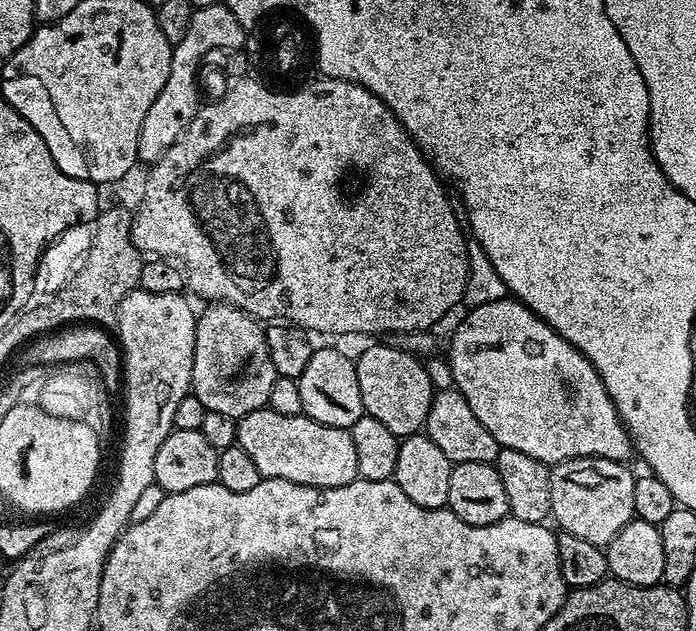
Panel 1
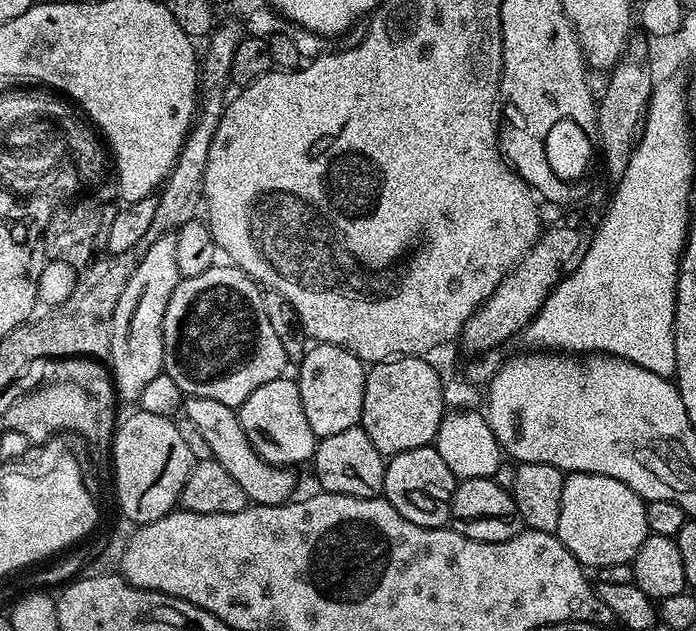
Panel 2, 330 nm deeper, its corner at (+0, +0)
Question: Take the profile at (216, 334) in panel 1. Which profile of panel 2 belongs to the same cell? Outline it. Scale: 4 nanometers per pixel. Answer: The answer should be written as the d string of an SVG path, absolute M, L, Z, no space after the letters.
M213 266L210 270L206 270L197 276L183 277L180 285L174 290L174 294L170 294L170 302L166 306L166 314L162 322L164 372L168 373L170 378L178 384L178 390L183 392L185 397L197 396L198 398L214 398L214 402L222 402L222 406L239 409L240 404L246 402L246 398L250 398L250 394L254 394L254 390L258 390L258 386L266 386L266 382L274 382L275 380L281 379L281 377L285 375L284 367L289 367L290 361L286 350L282 350L282 342L278 342L278 334L274 334L273 328L270 327L270 318L266 318L264 297L256 281L248 277L247 274L238 267L220 267L221 266Z

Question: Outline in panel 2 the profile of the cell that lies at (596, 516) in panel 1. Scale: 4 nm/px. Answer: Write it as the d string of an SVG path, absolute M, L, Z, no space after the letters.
M573 472L562 490L562 514L558 514L555 535L574 554L585 569L631 564L644 539L650 535L646 526L646 501L630 486L602 474Z

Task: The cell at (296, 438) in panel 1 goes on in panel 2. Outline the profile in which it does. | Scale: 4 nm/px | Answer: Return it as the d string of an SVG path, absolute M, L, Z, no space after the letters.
M189 396L183 401L182 412L187 420L198 426L202 438L206 438L206 446L210 446L212 459L218 461L222 470L230 473L230 478L234 478L234 482L238 482L242 490L246 490L248 499L253 505L274 506L293 499L292 491L296 488L296 480L292 477L293 469L268 464L253 450L240 425L237 409L222 406L222 402L214 402L214 398Z

